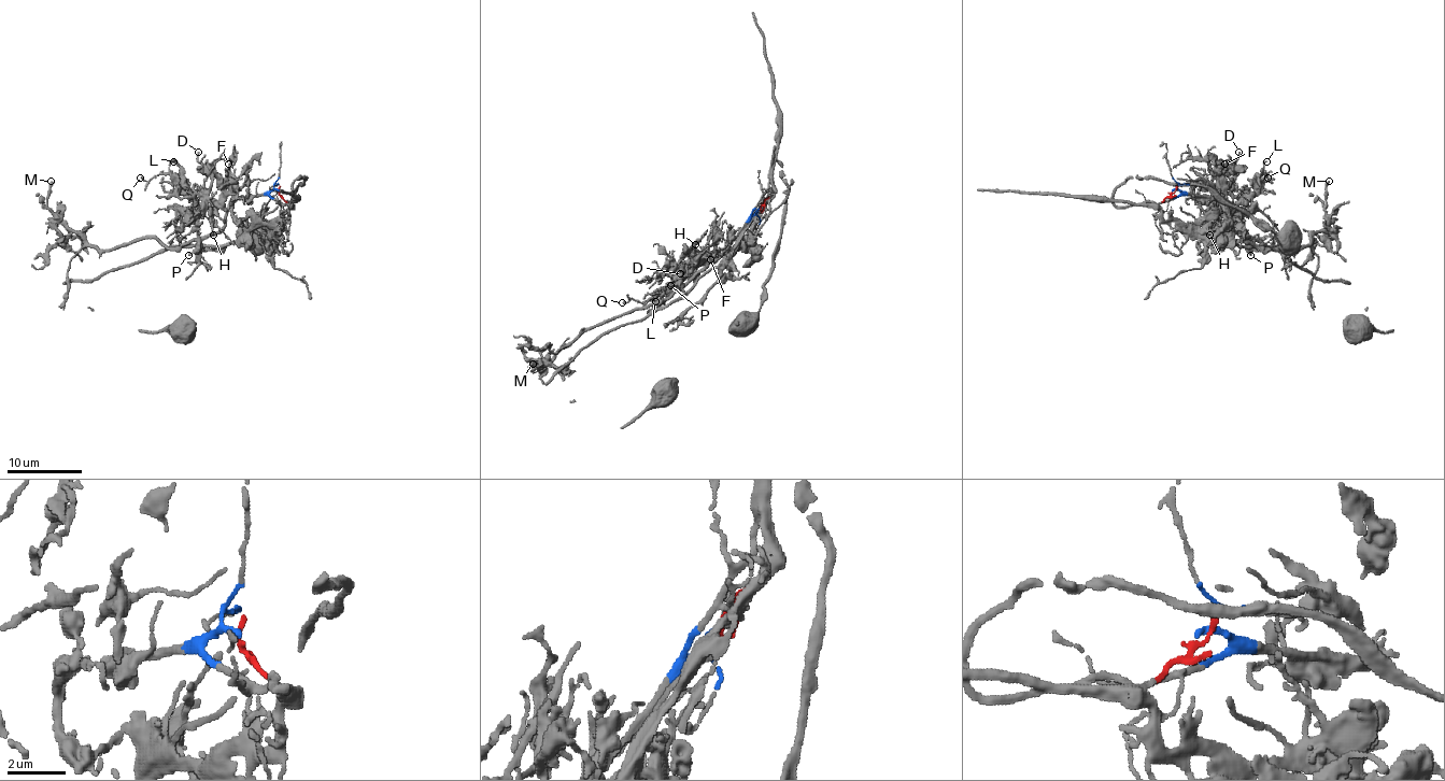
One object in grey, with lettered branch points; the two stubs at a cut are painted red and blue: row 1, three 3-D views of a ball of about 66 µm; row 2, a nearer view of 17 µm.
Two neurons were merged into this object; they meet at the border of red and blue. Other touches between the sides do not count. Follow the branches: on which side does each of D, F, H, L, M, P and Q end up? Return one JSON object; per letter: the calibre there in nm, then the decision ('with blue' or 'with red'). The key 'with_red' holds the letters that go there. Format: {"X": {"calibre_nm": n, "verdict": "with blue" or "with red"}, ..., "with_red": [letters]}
{"D": {"calibre_nm": 130, "verdict": "with blue"}, "F": {"calibre_nm": 160, "verdict": "with blue"}, "H": {"calibre_nm": 130, "verdict": "with blue"}, "L": {"calibre_nm": 180, "verdict": "with blue"}, "M": {"calibre_nm": 240, "verdict": "with blue"}, "P": {"calibre_nm": 180, "verdict": "with blue"}, "Q": {"calibre_nm": 160, "verdict": "with blue"}, "with_red": []}

